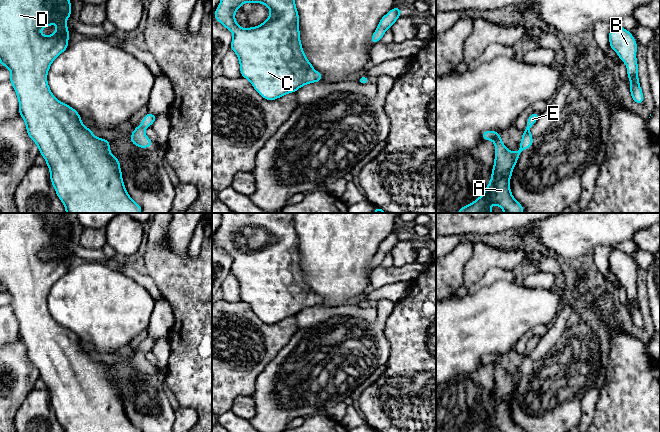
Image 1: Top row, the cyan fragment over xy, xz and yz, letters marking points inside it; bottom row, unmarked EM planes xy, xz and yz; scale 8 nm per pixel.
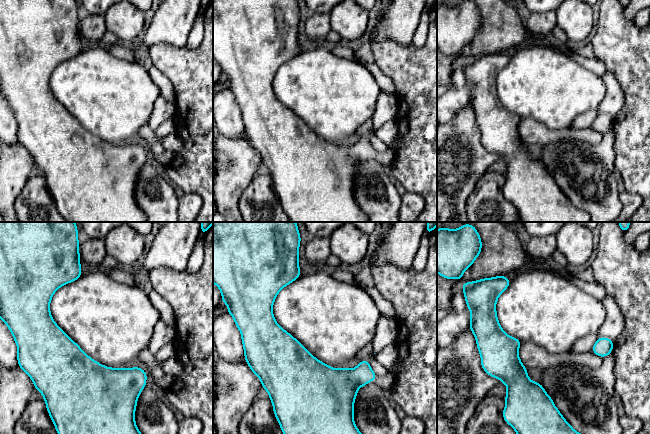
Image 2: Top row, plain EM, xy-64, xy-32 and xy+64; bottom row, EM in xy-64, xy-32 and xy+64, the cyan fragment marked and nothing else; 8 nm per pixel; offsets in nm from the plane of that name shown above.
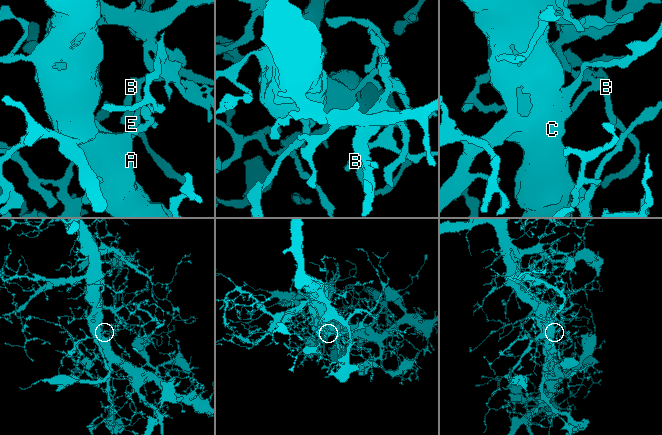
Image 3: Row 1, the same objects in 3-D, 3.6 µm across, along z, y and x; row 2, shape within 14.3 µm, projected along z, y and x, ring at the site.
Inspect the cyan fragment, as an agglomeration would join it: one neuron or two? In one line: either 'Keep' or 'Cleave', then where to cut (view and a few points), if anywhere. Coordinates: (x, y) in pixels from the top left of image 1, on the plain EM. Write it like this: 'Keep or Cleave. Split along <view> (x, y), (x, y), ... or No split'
Keep. No split

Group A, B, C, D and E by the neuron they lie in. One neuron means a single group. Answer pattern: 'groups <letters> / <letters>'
groups A B C D E

